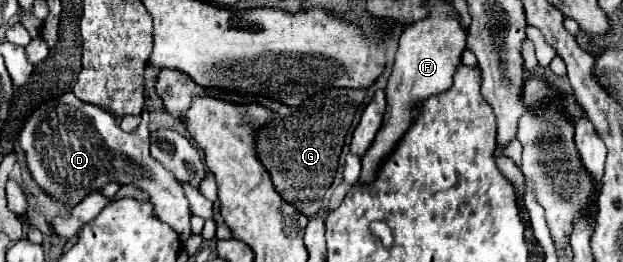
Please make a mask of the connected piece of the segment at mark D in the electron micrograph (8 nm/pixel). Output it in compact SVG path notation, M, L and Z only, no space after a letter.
M64 92L56 98L50 98L46 102L42 102L22 124L20 132L18 132L18 144L24 150L26 156L26 166L34 178L34 182L38 184L38 188L48 194L52 200L62 202L68 210L72 206L76 206L80 200L84 200L84 196L92 194L94 190L100 190L106 184L112 182L120 182L120 184L132 184L144 192L150 194L150 200L154 204L154 212L156 216L160 216L160 220L164 220L166 224L170 224L182 238L182 242L190 236L190 206L188 200L180 188L180 184L176 182L176 178L150 156L150 144L148 144L148 108L144 108L142 112L142 122L138 124L138 128L134 132L122 132L120 126L116 124L114 116L94 104L86 104L82 100L78 100L72 92Z

